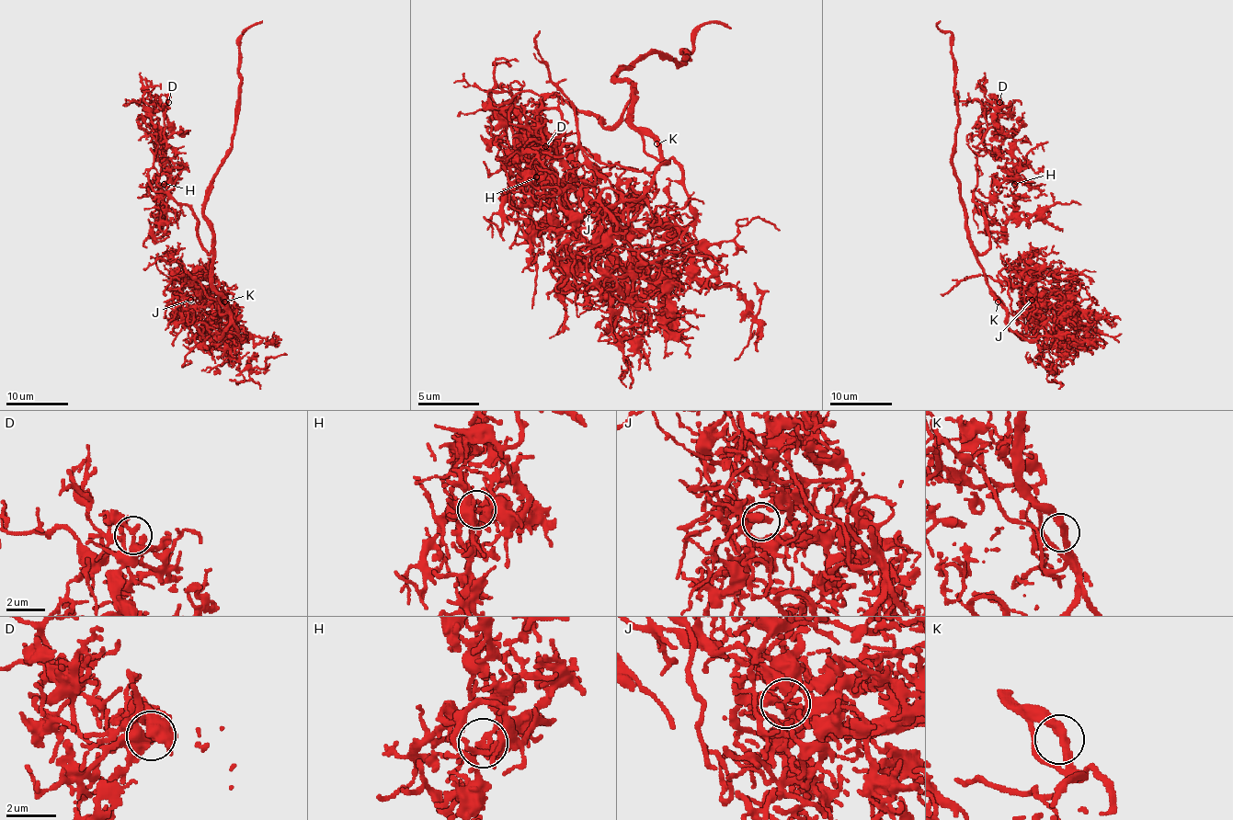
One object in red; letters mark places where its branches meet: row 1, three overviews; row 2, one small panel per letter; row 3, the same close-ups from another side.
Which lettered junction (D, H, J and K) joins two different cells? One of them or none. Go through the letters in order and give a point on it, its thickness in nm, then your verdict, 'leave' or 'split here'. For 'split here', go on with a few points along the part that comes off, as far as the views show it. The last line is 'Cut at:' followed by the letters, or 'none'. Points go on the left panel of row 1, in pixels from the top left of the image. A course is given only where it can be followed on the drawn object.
D: (168, 102) | 260 nm | leave
H: (164, 184) | 280 nm | leave
J: (190, 300) | 280 nm | leave
K: (224, 301) | 320 nm | leave
Cut at: none

